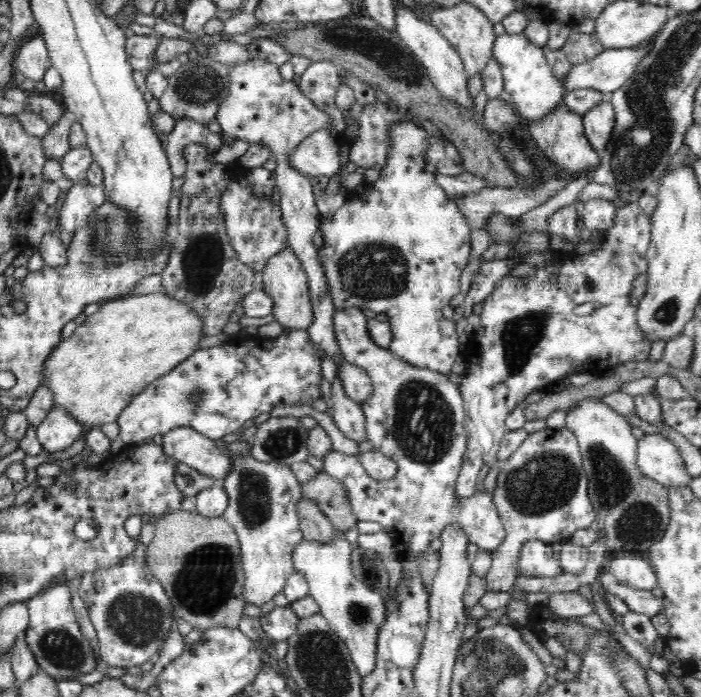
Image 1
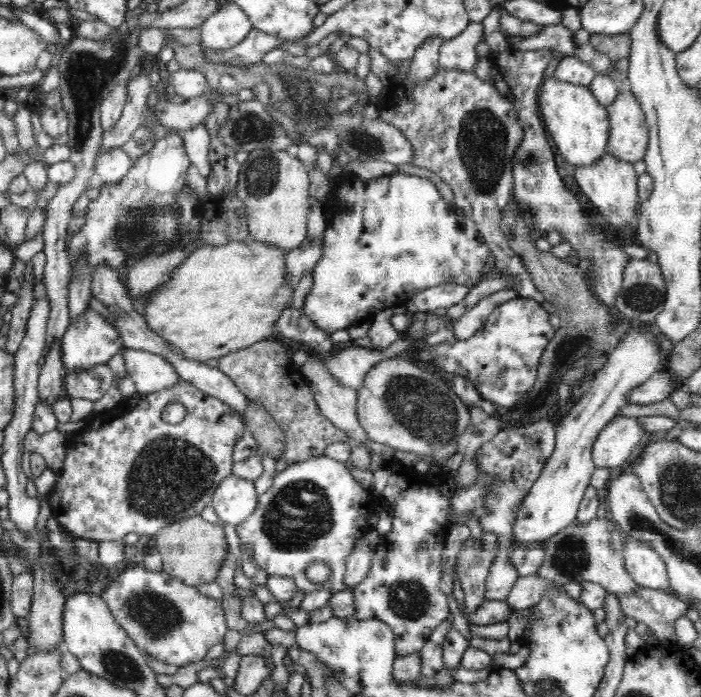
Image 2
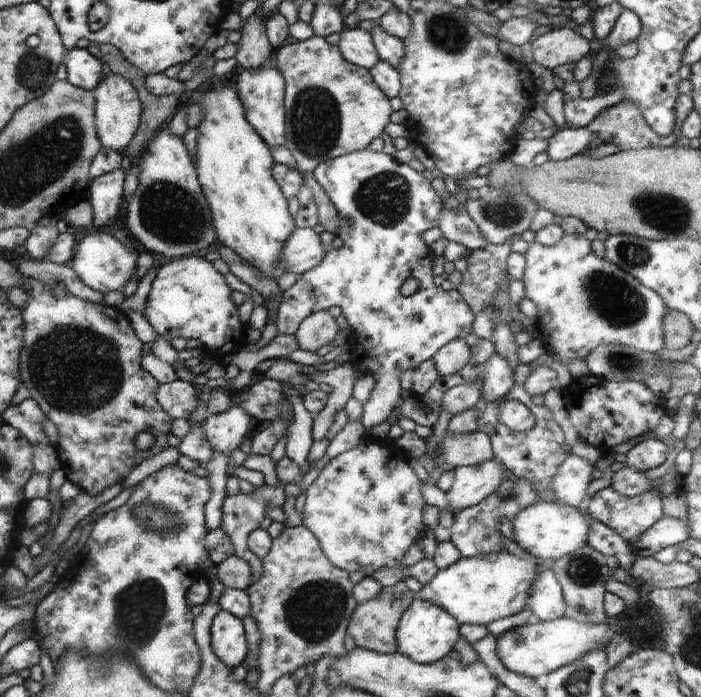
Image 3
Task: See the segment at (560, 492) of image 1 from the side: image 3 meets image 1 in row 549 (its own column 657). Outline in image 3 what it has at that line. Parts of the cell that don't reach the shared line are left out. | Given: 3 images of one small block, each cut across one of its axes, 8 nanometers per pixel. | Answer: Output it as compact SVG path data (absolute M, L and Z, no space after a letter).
M608 487L596 492L589 499L590 506L588 506L587 512L590 514L590 517L614 530L614 532L622 536L628 543L638 541L639 537L646 534L658 520L664 517L661 498L652 491L628 498Z

